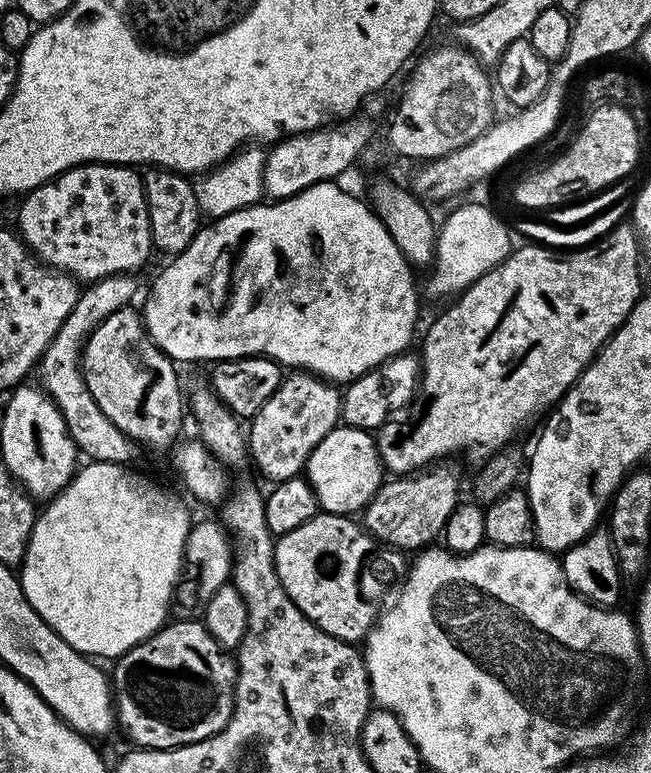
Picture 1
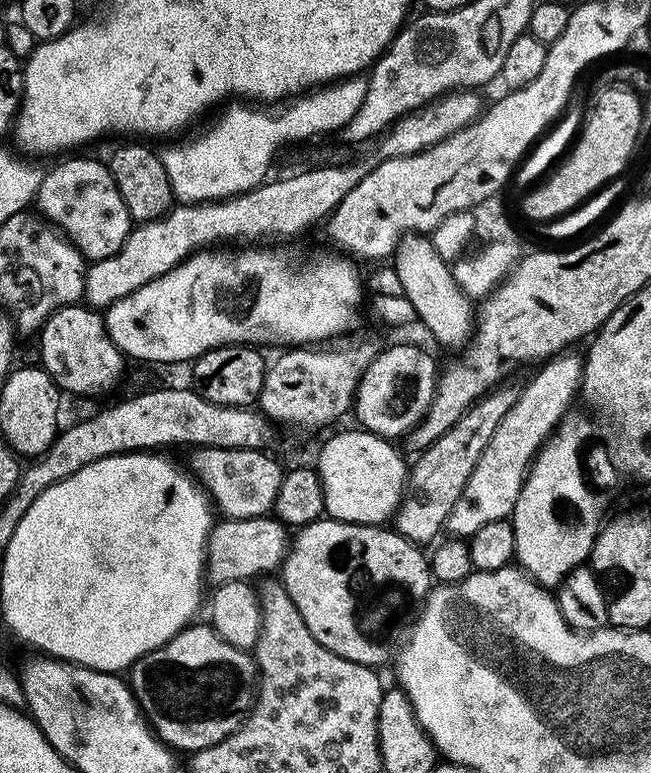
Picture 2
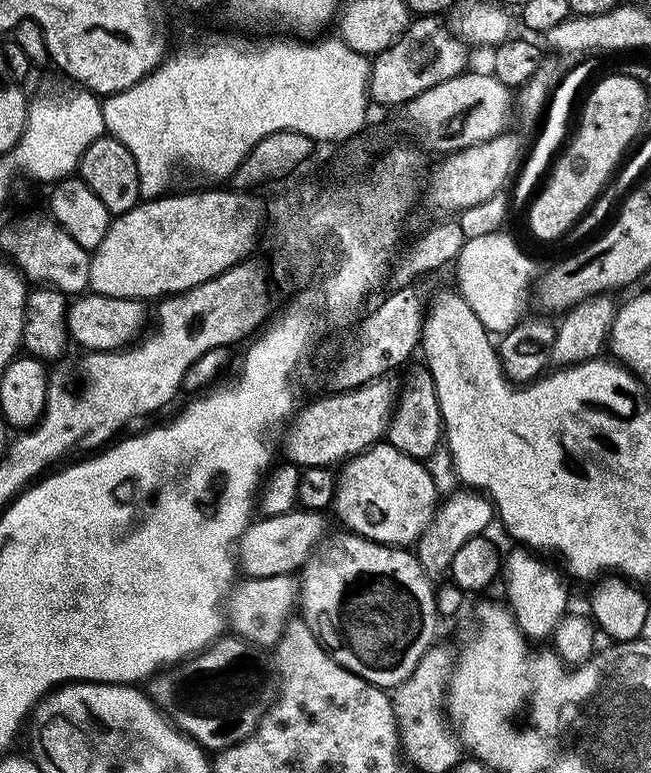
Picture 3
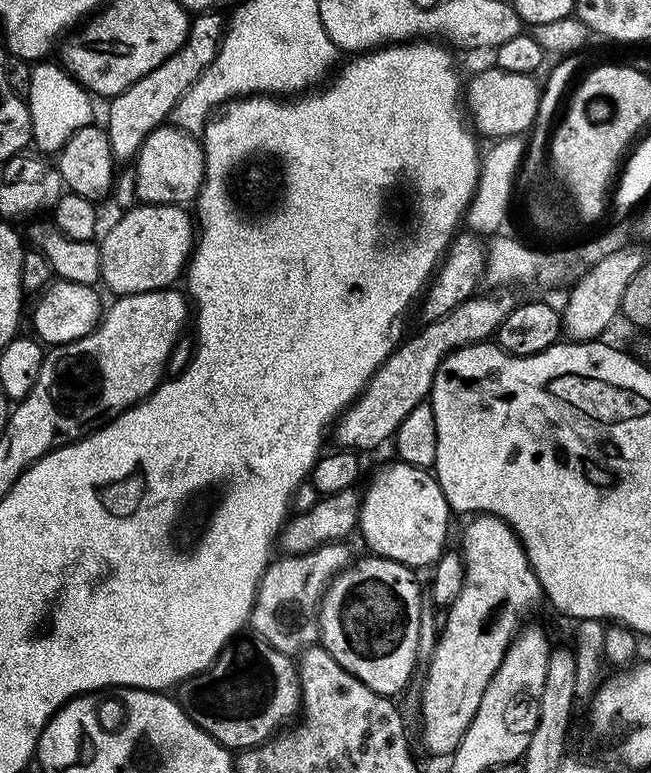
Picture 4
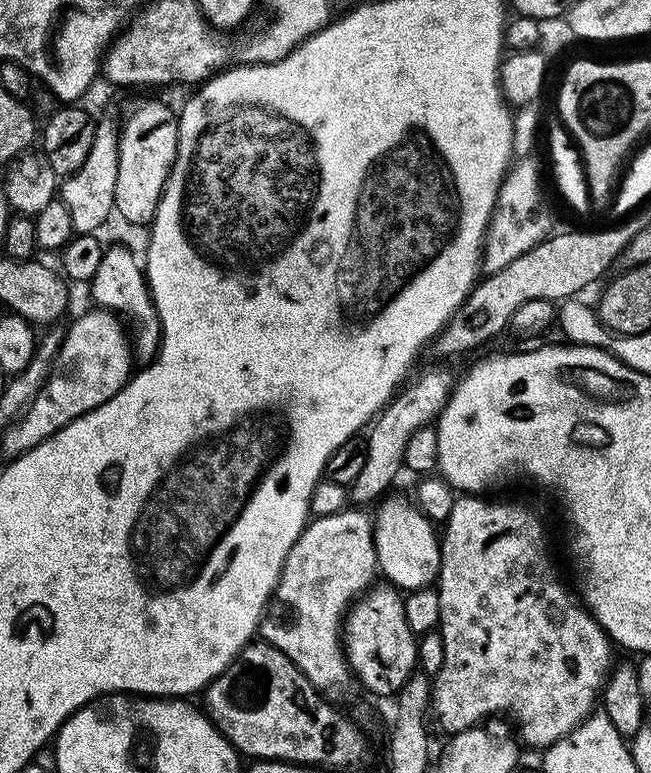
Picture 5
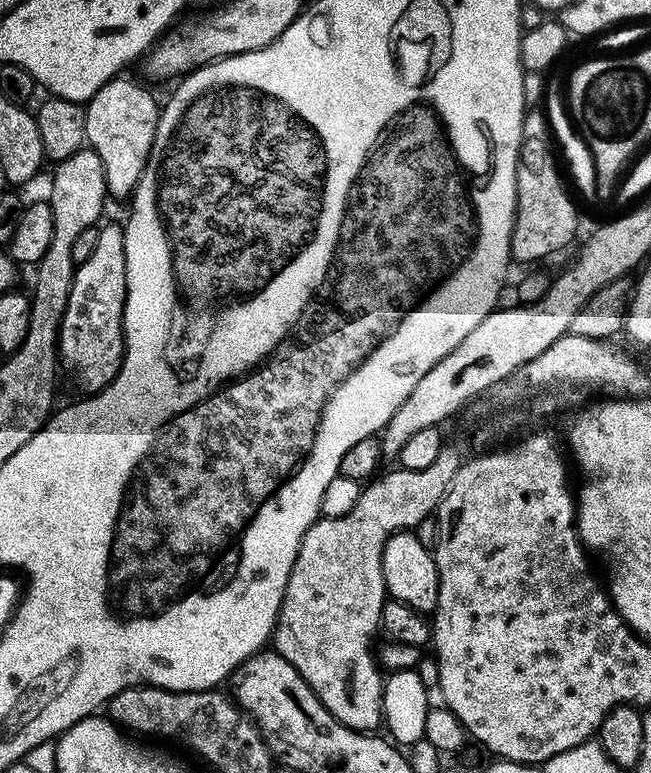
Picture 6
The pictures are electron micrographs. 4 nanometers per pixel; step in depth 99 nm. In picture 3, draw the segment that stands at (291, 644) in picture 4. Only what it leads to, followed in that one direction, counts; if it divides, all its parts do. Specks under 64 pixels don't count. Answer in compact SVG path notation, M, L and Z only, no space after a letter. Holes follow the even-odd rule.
M291 575L244 578L231 589L226 604L226 620L232 623L231 631L235 635L261 650L267 650L280 640L285 624L293 615L292 607L295 609L297 604L298 584Z

